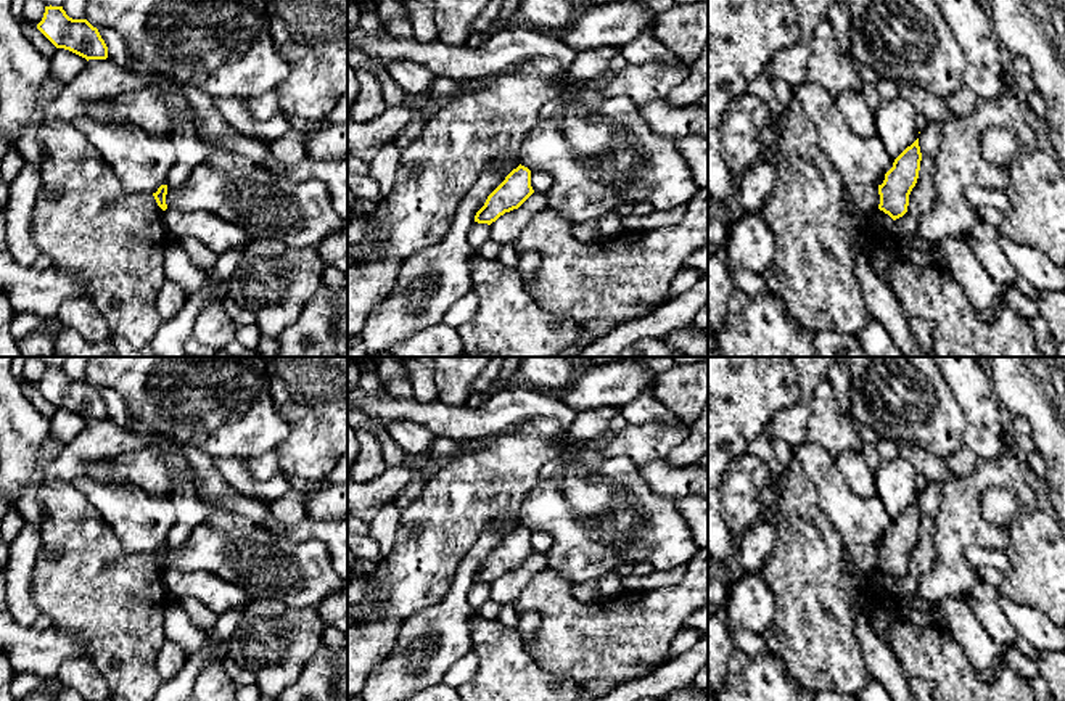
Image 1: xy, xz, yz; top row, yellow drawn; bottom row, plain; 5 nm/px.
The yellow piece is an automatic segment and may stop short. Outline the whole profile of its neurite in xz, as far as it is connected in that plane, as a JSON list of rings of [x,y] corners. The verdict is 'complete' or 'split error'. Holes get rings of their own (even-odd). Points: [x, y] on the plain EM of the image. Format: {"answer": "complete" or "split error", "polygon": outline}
{"answer": "complete", "polygon": [[[520,524],[487,556],[484,566],[476,572],[475,582],[491,585],[505,572],[518,569],[532,553],[531,531]]]}

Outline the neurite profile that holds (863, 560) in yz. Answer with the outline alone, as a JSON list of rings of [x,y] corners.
[[[846,545],[846,560],[851,574],[872,574],[878,569],[878,547]]]

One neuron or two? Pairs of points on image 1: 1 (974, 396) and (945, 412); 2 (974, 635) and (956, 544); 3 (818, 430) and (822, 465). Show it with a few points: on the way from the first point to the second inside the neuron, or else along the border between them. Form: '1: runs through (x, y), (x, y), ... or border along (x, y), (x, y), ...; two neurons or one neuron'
1: border along (940, 373), (962, 414), (966, 423), (964, 442); two neurons
2: border along (964, 597), (951, 597), (941, 605); two neurons
3: border along (806, 439), (821, 444), (835, 459); two neurons

